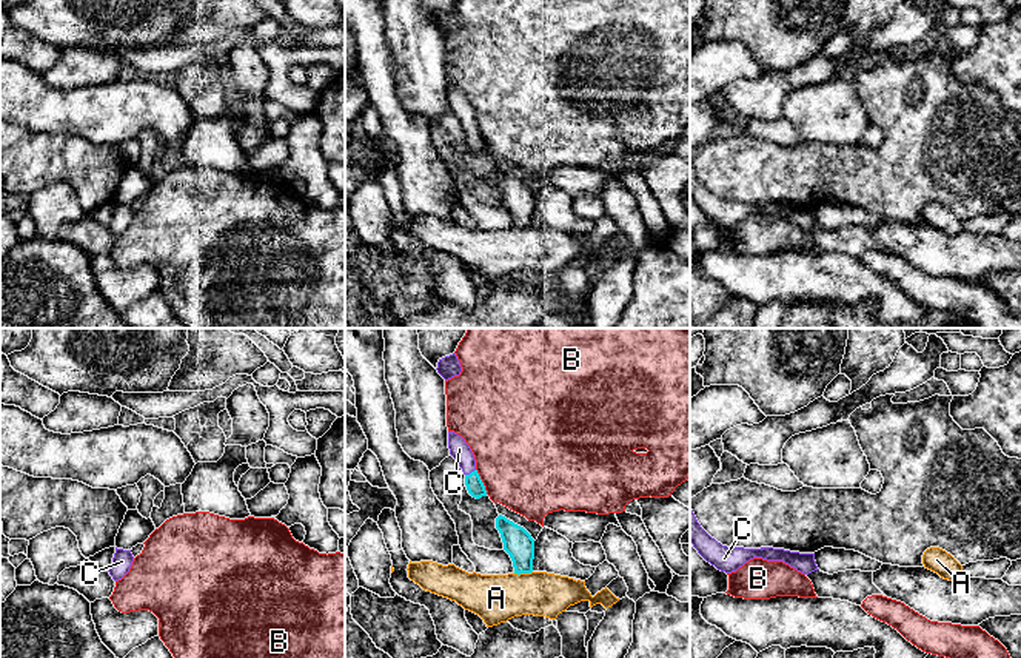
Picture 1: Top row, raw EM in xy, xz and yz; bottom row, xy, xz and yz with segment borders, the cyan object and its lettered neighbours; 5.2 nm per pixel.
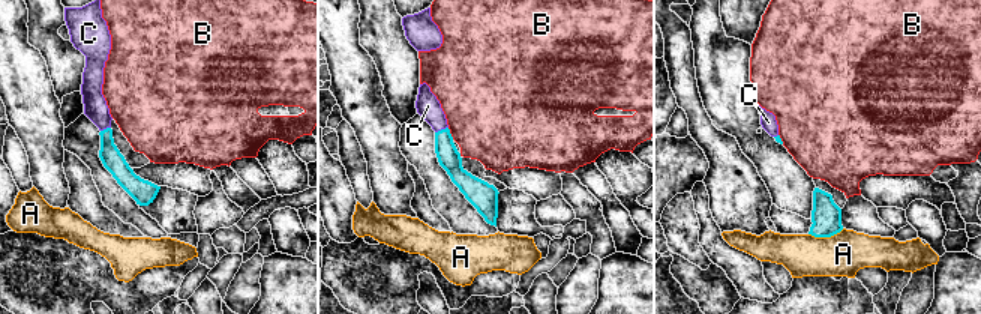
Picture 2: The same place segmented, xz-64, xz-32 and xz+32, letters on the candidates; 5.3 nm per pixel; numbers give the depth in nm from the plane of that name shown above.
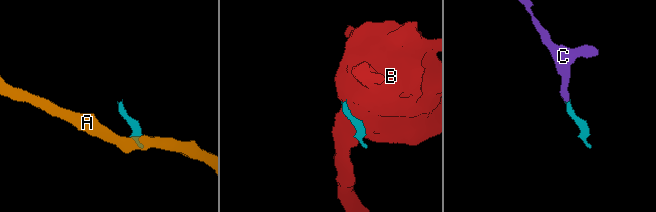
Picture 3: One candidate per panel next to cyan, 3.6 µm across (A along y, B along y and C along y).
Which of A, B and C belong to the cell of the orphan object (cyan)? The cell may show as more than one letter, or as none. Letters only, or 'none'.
C

